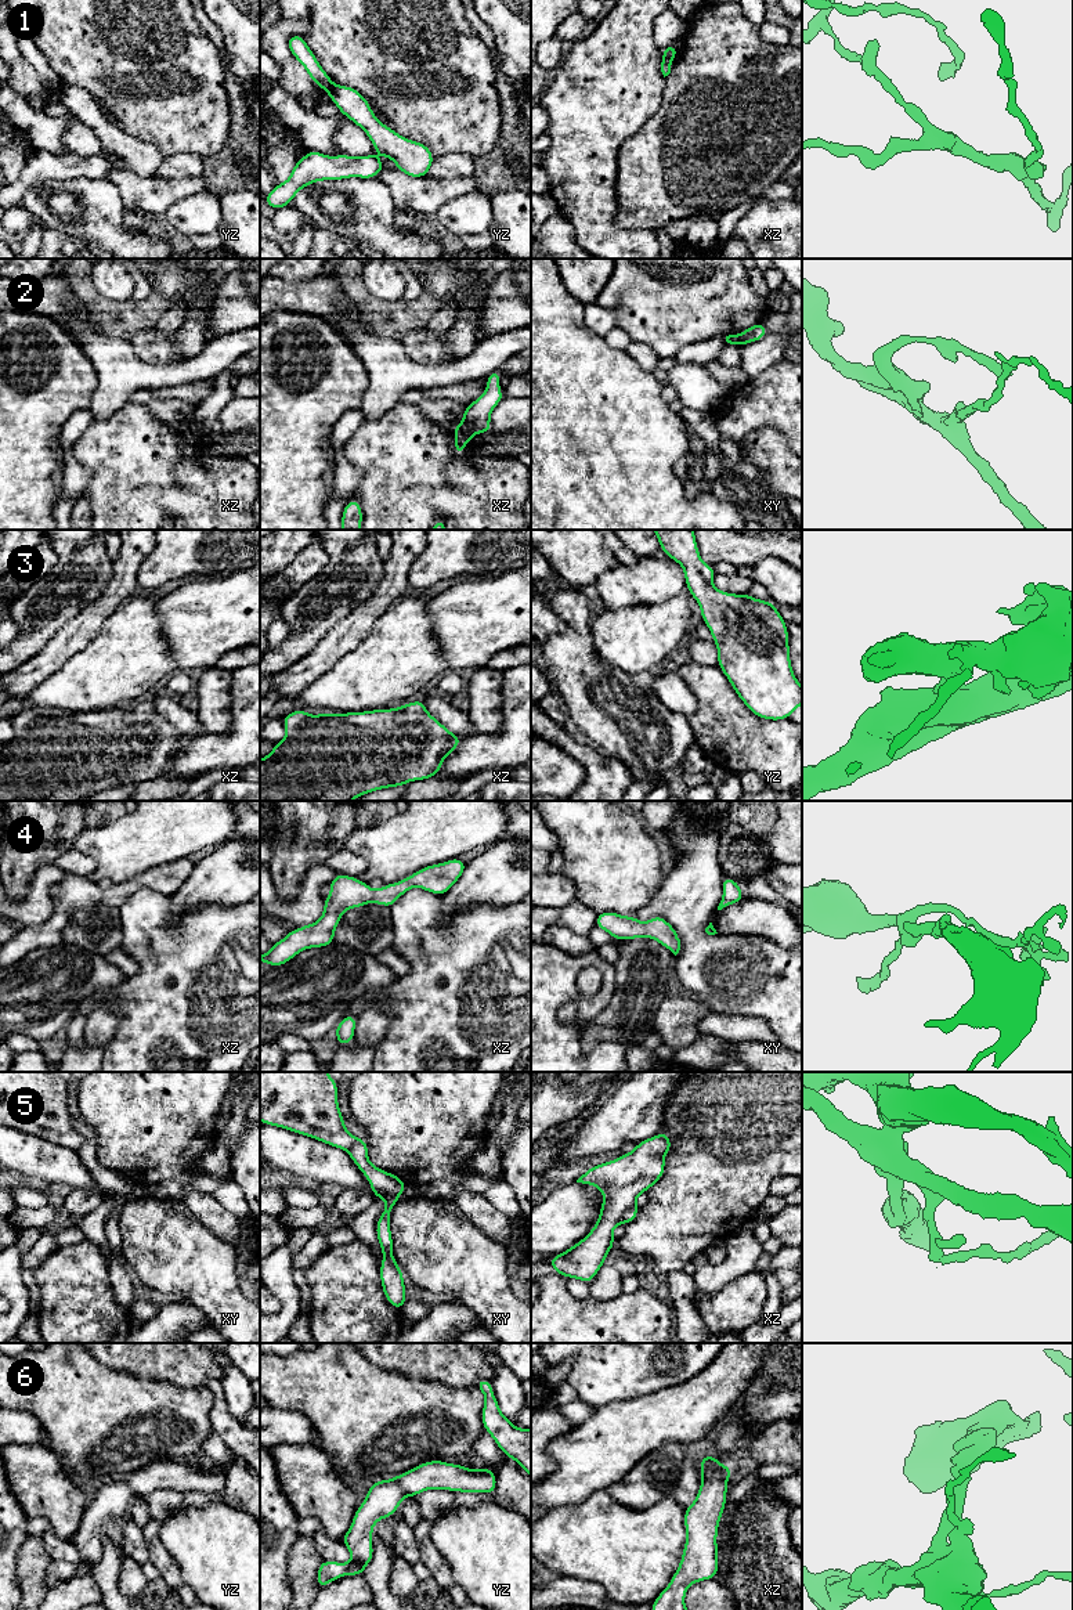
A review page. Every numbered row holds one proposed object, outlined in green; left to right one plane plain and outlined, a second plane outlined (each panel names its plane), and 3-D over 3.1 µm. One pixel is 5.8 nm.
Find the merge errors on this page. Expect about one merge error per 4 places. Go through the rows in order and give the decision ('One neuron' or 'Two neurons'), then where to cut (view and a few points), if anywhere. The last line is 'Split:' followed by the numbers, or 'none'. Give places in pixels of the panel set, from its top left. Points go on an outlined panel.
1: Two neurons. Split along xz (664, 56), (672, 58)
2: Two neurons. Split along xz (463, 421), (474, 433)
3: One neuron. No split
4: One neuron. No split
5: Two neurons. Split along xz (635, 1205), (622, 1215), (620, 1222)
6: One neuron. No split
Split: 1, 2, 5

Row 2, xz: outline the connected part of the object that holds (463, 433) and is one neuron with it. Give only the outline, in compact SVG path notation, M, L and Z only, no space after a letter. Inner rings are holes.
M460 422L452 432L455 434L454 454L460 455L465 452L466 444L473 438L474 430L467 423Z

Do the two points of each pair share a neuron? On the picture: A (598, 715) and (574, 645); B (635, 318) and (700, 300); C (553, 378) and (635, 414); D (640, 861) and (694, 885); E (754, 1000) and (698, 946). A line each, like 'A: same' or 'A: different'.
A: same
B: same
C: same
D: different
E: same

